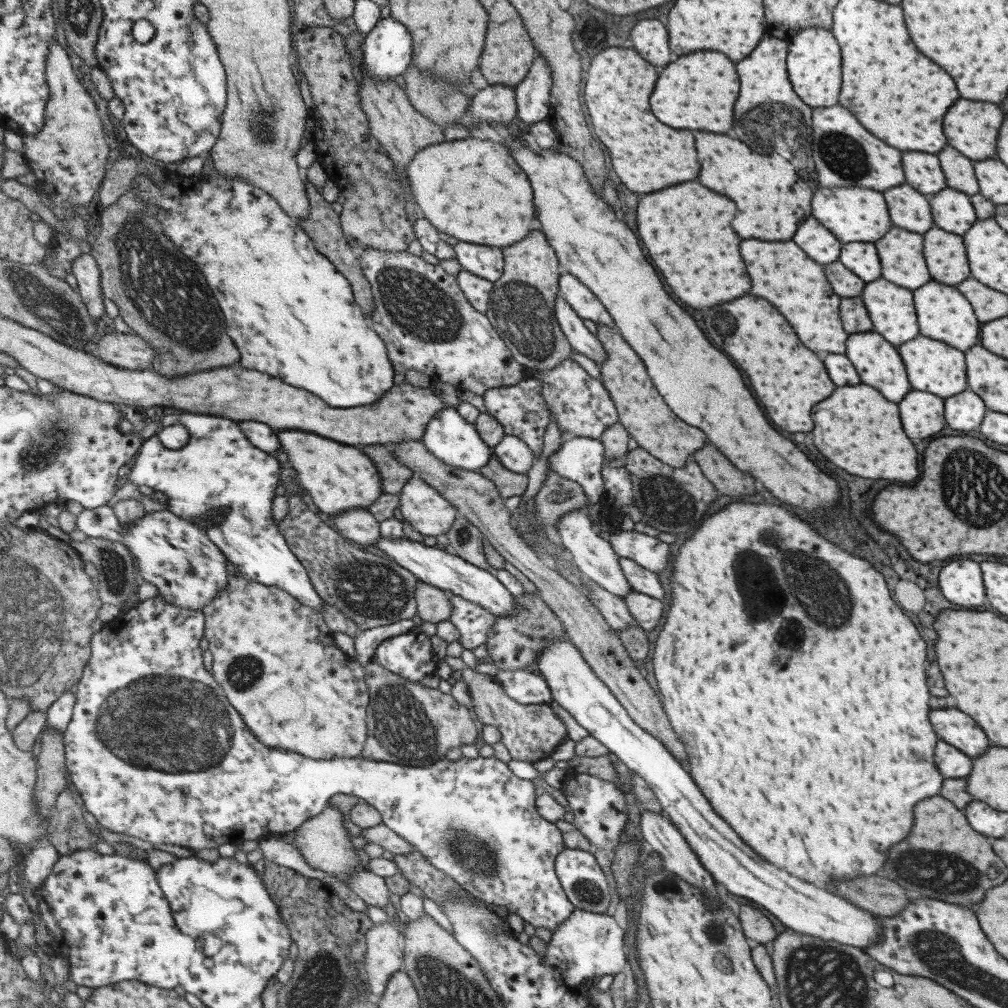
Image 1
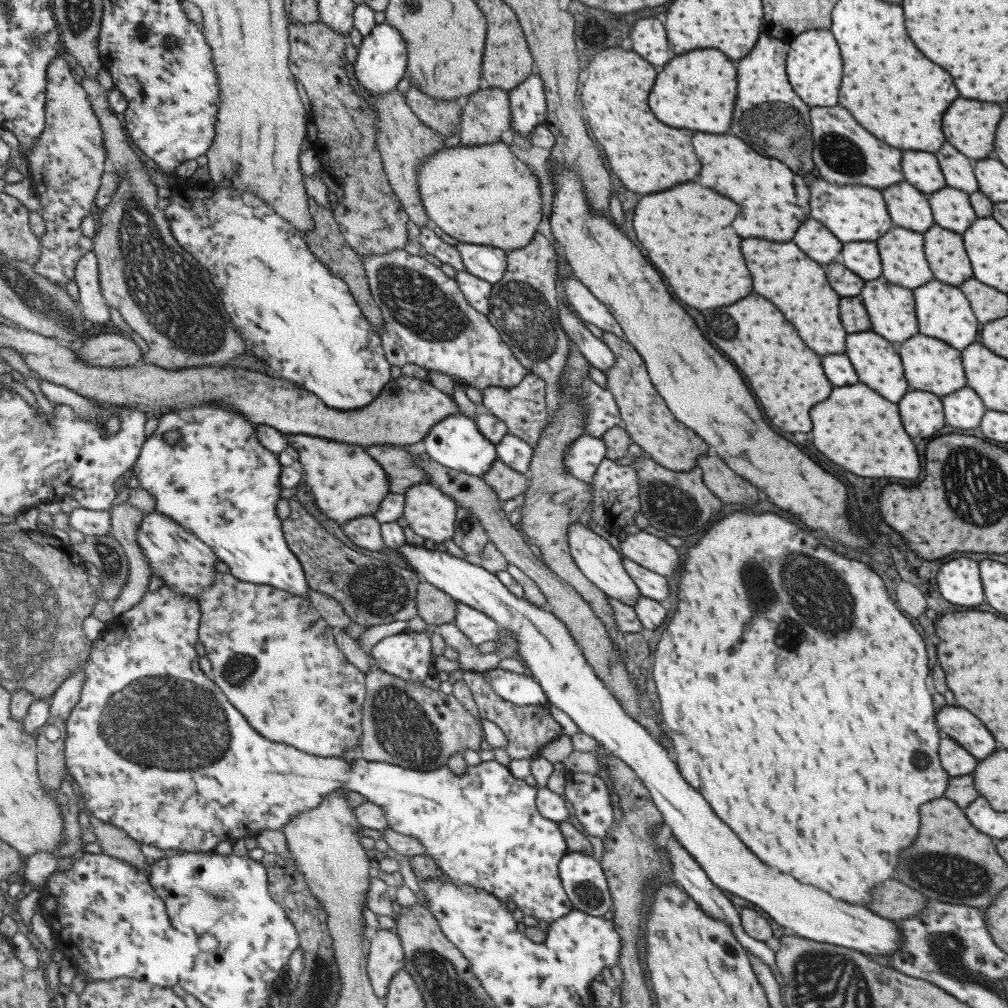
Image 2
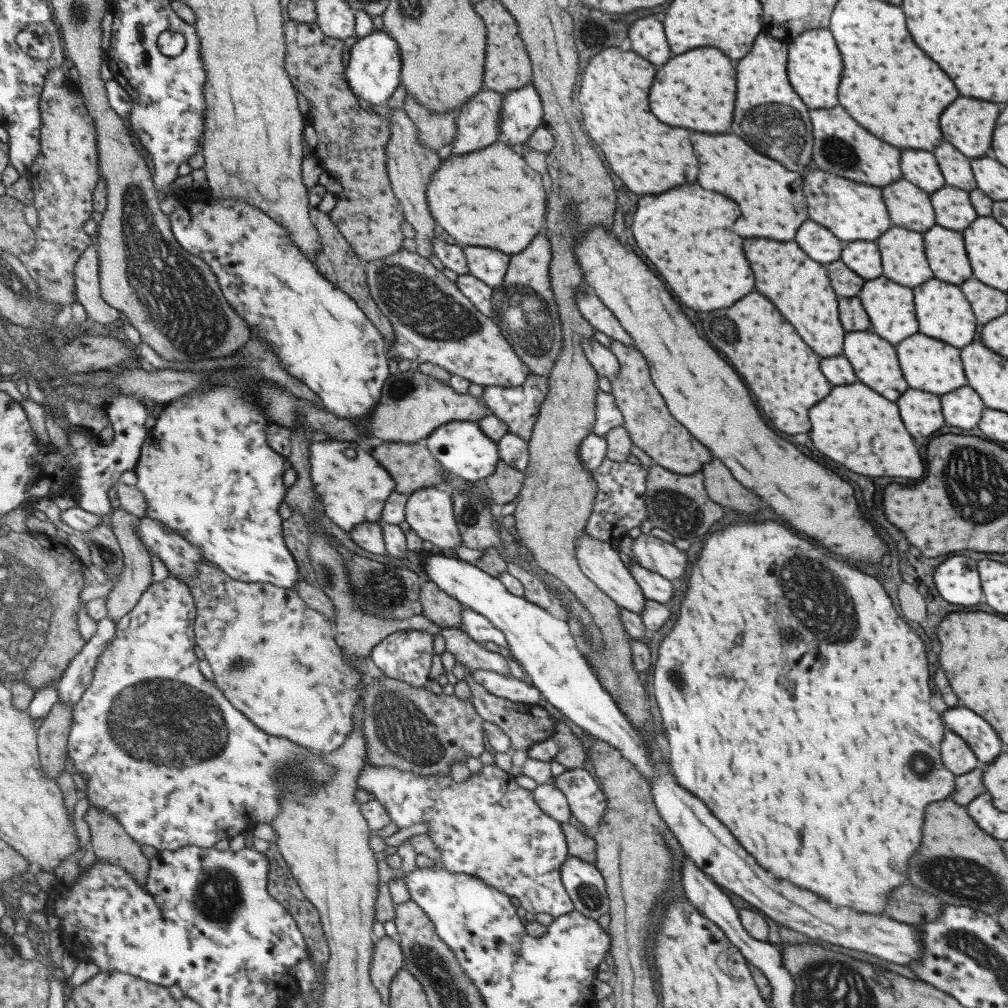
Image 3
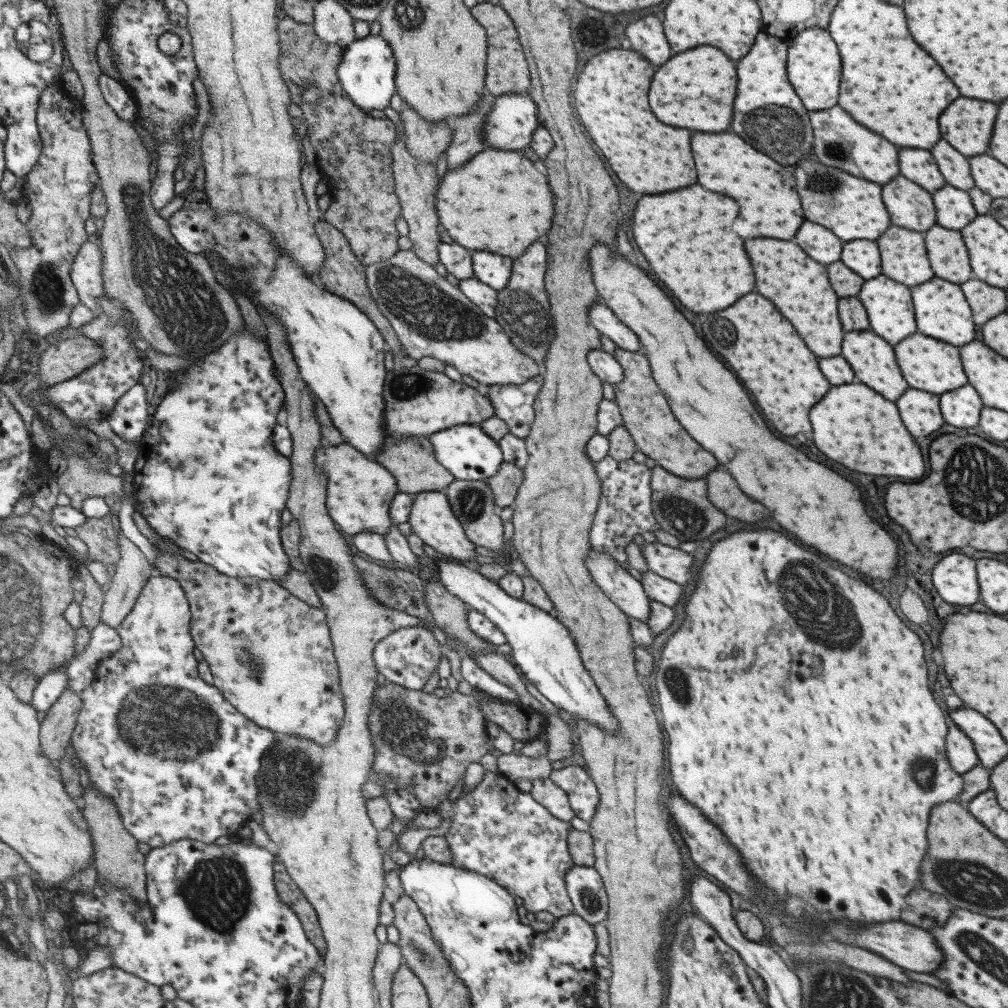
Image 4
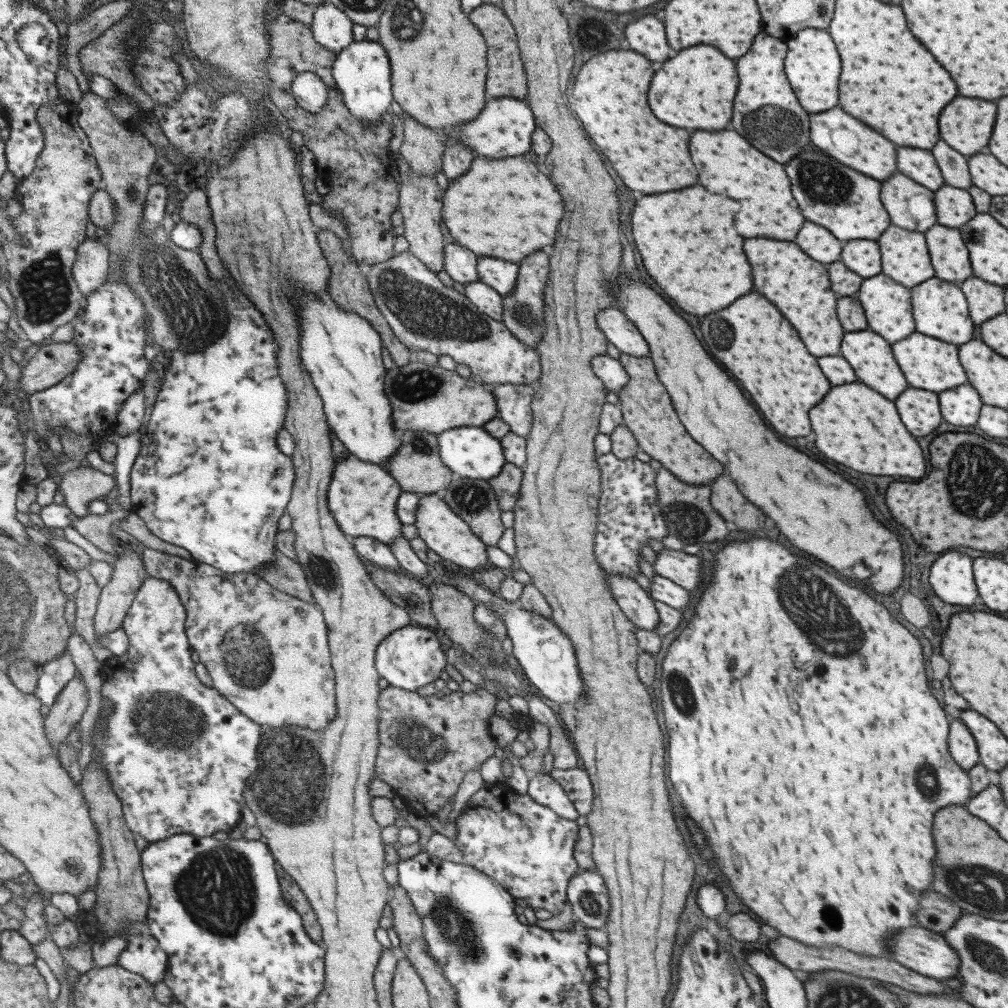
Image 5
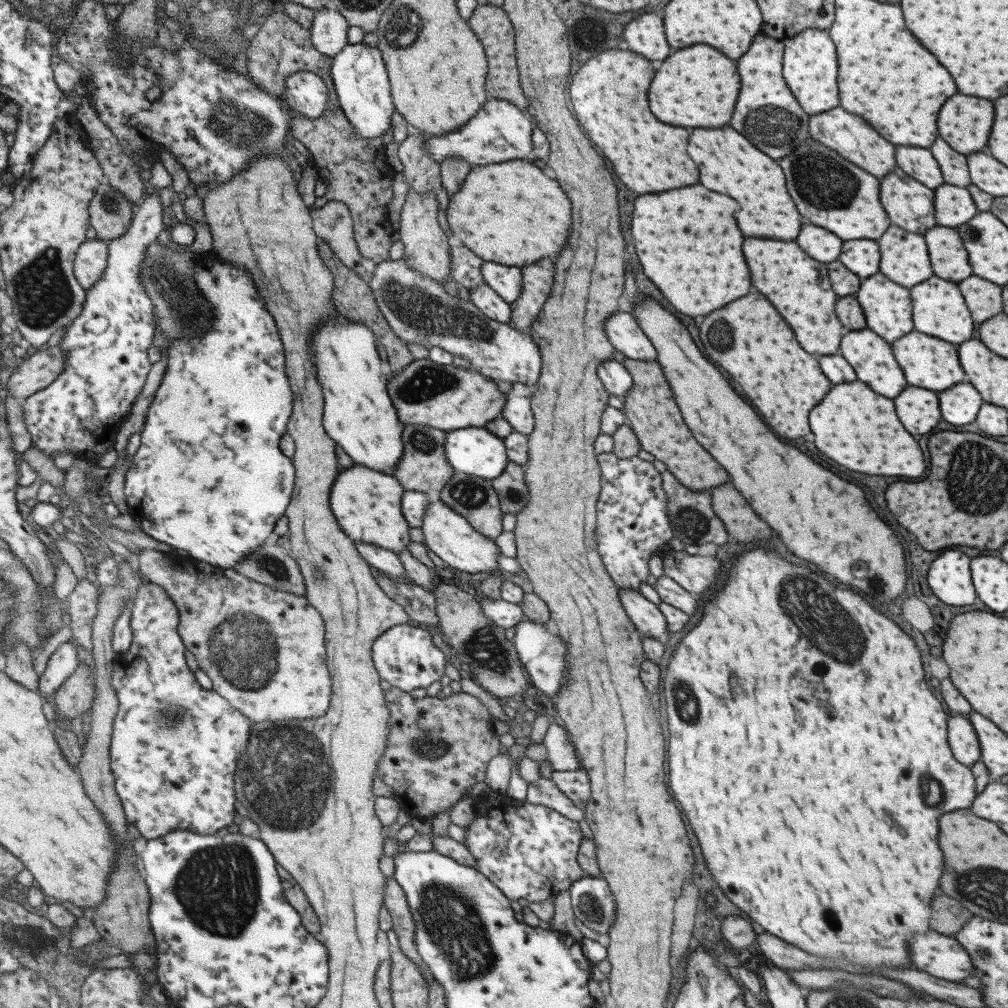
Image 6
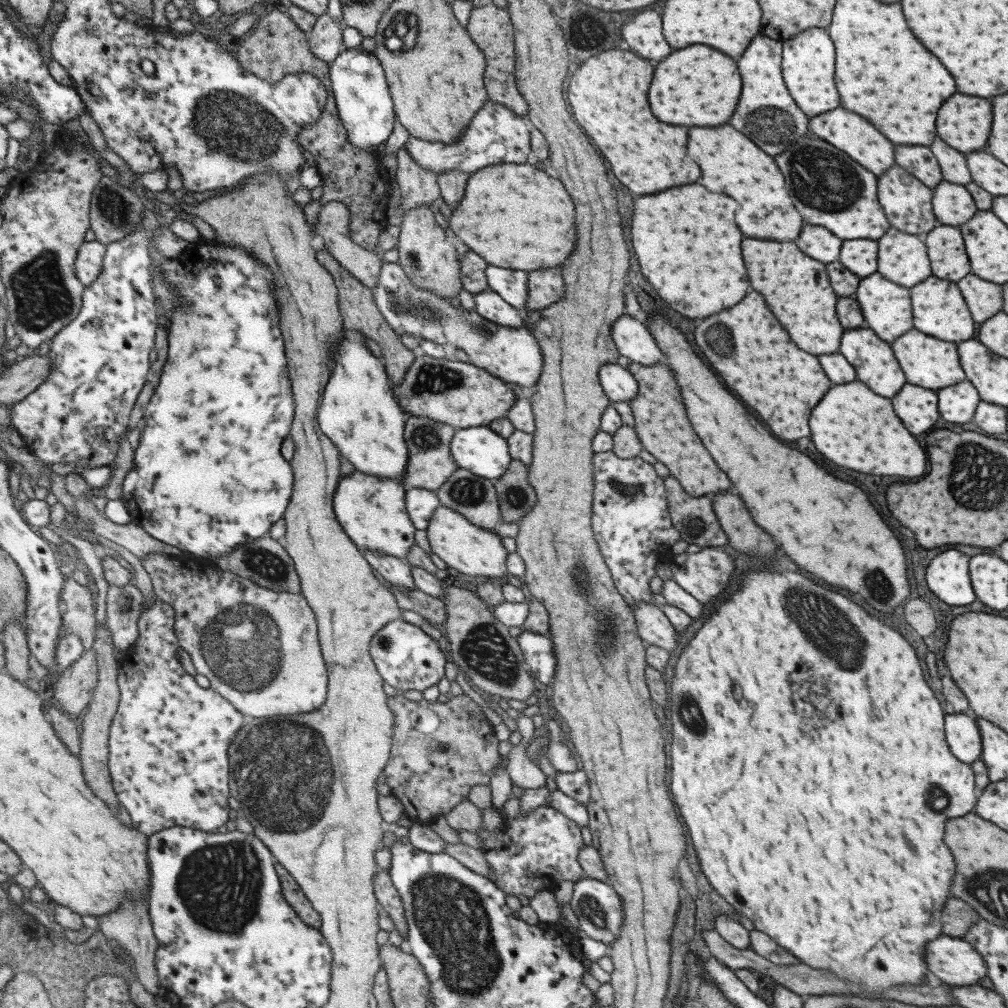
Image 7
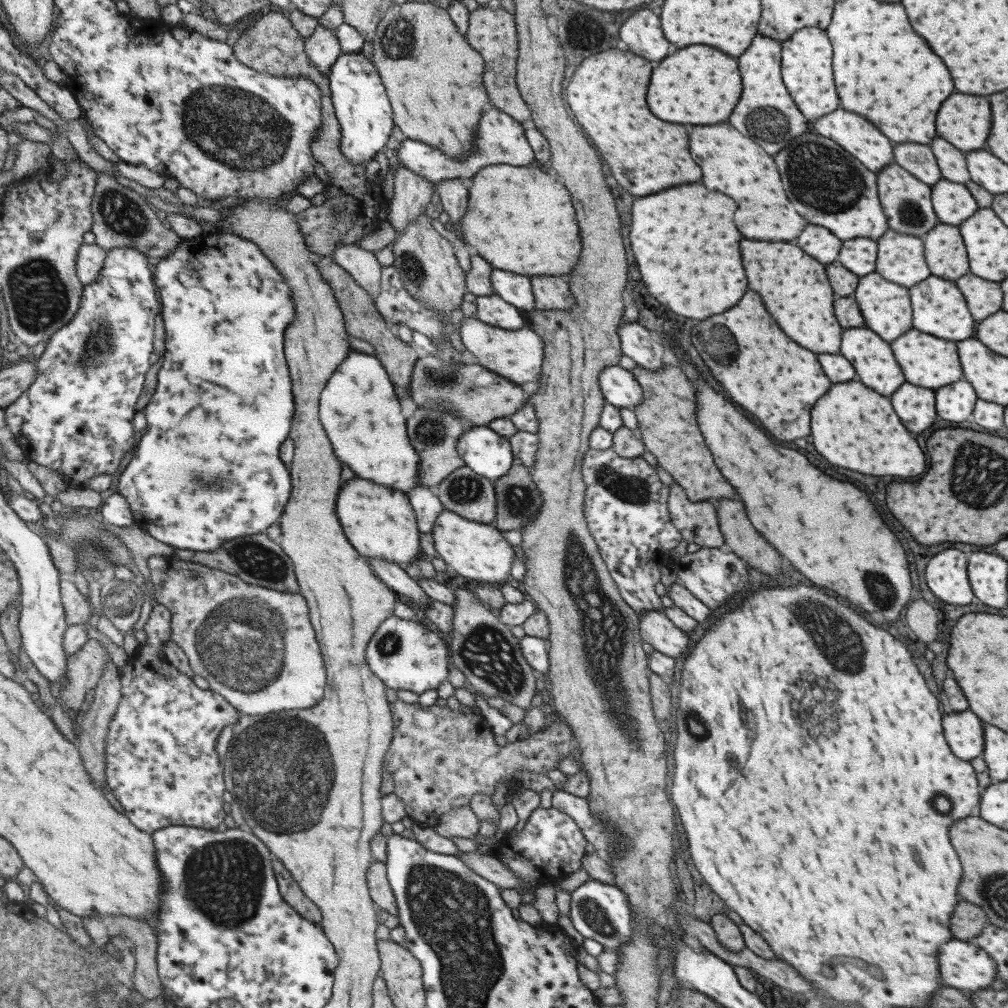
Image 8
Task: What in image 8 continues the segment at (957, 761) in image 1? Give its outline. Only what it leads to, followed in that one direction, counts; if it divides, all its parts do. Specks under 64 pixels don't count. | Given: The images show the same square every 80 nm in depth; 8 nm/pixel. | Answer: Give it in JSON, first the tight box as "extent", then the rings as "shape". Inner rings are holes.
{"extent":[942,710,983,761],"shape":[[[969,710],[953,712],[943,716],[942,735],[950,751],[961,760],[970,761],[979,757],[983,750],[983,732],[981,722]]]}

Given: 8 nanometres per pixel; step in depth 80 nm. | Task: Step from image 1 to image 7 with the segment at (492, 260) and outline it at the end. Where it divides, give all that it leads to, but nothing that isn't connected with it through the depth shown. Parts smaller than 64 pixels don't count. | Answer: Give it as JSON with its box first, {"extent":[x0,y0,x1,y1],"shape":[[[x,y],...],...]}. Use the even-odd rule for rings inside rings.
{"extent":[484,265,527,309],"shape":[[[487,265],[484,270],[488,288],[496,292],[507,304],[521,309],[527,294],[527,276],[520,270]]]}

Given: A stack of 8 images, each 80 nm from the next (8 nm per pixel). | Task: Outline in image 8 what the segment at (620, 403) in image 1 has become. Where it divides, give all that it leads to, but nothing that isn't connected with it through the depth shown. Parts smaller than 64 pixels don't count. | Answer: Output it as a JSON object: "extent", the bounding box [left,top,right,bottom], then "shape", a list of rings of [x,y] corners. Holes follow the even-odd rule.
{"extent":[632,365,733,501],"shape":[[[663,365],[656,371],[635,366],[632,375],[642,390],[642,399],[634,406],[639,435],[644,448],[655,456],[658,465],[666,470],[685,492],[690,501],[733,498],[733,488],[711,462],[711,454],[697,430],[693,418],[693,388],[679,367]]]}

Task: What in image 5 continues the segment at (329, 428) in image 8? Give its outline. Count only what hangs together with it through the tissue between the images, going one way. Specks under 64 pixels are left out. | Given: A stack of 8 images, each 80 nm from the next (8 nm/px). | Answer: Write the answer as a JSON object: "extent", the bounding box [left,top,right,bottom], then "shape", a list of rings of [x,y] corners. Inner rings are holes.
{"extent":[298,292,402,464],"shape":[[[329,292],[326,295],[301,294],[298,300],[298,321],[302,328],[302,360],[310,372],[314,385],[324,400],[324,411],[331,431],[339,436],[348,452],[368,463],[383,464],[390,462],[402,446],[395,432],[394,407],[386,393],[386,374],[383,366],[384,342],[379,331],[359,313],[340,307]]]}

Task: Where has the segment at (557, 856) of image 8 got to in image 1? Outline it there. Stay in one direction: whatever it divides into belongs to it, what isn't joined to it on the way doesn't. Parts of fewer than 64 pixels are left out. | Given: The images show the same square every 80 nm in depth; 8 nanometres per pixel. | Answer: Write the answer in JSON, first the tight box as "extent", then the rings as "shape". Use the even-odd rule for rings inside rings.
{"extent":[65,595,574,932],"shape":[[[160,595],[145,601],[139,601],[135,607],[121,614],[117,619],[107,623],[101,632],[95,634],[92,648],[92,658],[85,668],[84,675],[79,681],[77,704],[74,715],[65,732],[66,766],[72,787],[81,794],[83,806],[94,815],[94,818],[112,832],[119,832],[146,840],[152,844],[176,844],[193,852],[203,848],[221,848],[223,844],[233,844],[239,848],[245,840],[267,840],[274,835],[284,835],[302,827],[308,820],[319,816],[330,805],[335,795],[355,795],[365,803],[371,804],[382,812],[384,823],[392,828],[399,836],[405,837],[417,851],[428,858],[439,870],[452,876],[465,890],[483,900],[483,903],[506,907],[511,915],[517,915],[521,920],[529,922],[533,928],[545,928],[553,932],[570,914],[574,907],[560,887],[560,882],[554,873],[554,858],[564,849],[560,830],[554,823],[543,820],[537,814],[535,798],[541,790],[530,780],[519,779],[511,772],[511,764],[499,762],[494,757],[477,757],[475,760],[462,756],[456,762],[441,760],[433,766],[417,768],[390,761],[365,759],[335,758],[332,760],[314,760],[302,753],[289,752],[285,748],[273,748],[263,744],[243,720],[238,711],[226,697],[219,681],[207,668],[201,650],[201,638],[206,635],[206,616],[203,611],[181,608],[171,604]]]}

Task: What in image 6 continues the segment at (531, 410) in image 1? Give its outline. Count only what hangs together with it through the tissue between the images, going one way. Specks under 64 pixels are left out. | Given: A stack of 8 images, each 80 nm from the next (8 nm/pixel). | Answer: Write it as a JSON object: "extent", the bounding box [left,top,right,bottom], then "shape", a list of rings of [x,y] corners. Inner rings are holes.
{"extent":[501,383,534,435],"shape":[[[511,383],[511,388],[504,392],[505,403],[502,406],[501,417],[515,432],[528,435],[532,431],[534,423],[530,409],[532,393],[532,389],[521,383]]]}

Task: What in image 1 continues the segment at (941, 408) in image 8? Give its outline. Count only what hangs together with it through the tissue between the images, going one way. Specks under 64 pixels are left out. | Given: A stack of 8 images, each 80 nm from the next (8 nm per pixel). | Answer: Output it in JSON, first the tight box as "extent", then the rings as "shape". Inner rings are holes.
{"extent":[945,390,986,430],"shape":[[[969,390],[945,400],[945,424],[951,430],[975,430],[980,425],[986,408],[984,402]]]}

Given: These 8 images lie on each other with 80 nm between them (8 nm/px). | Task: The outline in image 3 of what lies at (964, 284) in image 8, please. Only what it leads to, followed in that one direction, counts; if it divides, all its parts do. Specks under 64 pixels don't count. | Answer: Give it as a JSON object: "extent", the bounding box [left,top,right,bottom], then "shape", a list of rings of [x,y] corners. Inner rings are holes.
{"extent":[959,279,1007,324],"shape":[[[969,279],[959,288],[965,294],[967,302],[971,304],[977,324],[985,324],[987,320],[993,320],[1007,312],[1007,298],[1003,292],[997,292],[995,288],[987,288],[985,284]]]}

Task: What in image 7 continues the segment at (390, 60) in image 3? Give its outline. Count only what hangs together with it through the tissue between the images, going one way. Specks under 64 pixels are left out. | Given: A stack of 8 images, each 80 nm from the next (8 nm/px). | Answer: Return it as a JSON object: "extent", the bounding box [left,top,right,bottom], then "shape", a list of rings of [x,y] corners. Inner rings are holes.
{"extent":[330,48,397,149],"shape":[[[345,48],[342,54],[330,65],[330,77],[334,86],[338,109],[343,124],[346,125],[348,130],[351,144],[359,149],[377,148],[379,144],[385,144],[385,141],[393,132],[393,124],[397,120],[397,115],[394,109],[394,97],[390,91],[390,83],[387,80],[380,58],[374,51],[369,52],[365,48]]]}

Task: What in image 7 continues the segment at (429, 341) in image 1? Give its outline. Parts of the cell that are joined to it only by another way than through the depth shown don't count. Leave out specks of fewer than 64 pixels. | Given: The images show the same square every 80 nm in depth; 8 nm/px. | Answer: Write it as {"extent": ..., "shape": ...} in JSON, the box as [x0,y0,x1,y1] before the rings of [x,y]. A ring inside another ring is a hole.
{"extent":[374,262,542,386],"shape":[[[383,262],[380,275],[379,286],[374,289],[376,303],[399,335],[407,333],[418,341],[430,340],[437,344],[451,344],[453,349],[460,348],[470,357],[472,364],[499,377],[499,380],[519,386],[537,384],[542,370],[542,351],[529,329],[506,327],[483,318],[476,309],[469,311],[453,306],[449,299],[411,284],[406,269],[398,262]]]}

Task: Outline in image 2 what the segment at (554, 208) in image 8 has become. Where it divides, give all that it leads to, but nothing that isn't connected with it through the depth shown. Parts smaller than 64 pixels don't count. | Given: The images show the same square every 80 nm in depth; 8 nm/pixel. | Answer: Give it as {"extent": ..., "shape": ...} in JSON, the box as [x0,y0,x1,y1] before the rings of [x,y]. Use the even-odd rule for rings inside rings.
{"extent":[419,141,541,252],"shape":[[[493,141],[483,146],[444,147],[419,167],[419,179],[421,179],[422,201],[429,218],[461,243],[493,246],[505,252],[515,250],[531,240],[541,220],[539,184],[533,172],[523,162],[519,162],[501,141]]]}

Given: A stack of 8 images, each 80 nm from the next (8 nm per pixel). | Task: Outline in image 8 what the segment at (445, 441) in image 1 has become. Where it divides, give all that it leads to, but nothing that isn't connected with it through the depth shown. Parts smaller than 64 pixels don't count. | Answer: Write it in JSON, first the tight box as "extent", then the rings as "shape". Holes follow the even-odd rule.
{"extent":[458,426,514,482],"shape":[[[486,426],[473,427],[459,437],[458,453],[466,466],[491,482],[505,475],[514,462],[507,437]]]}

